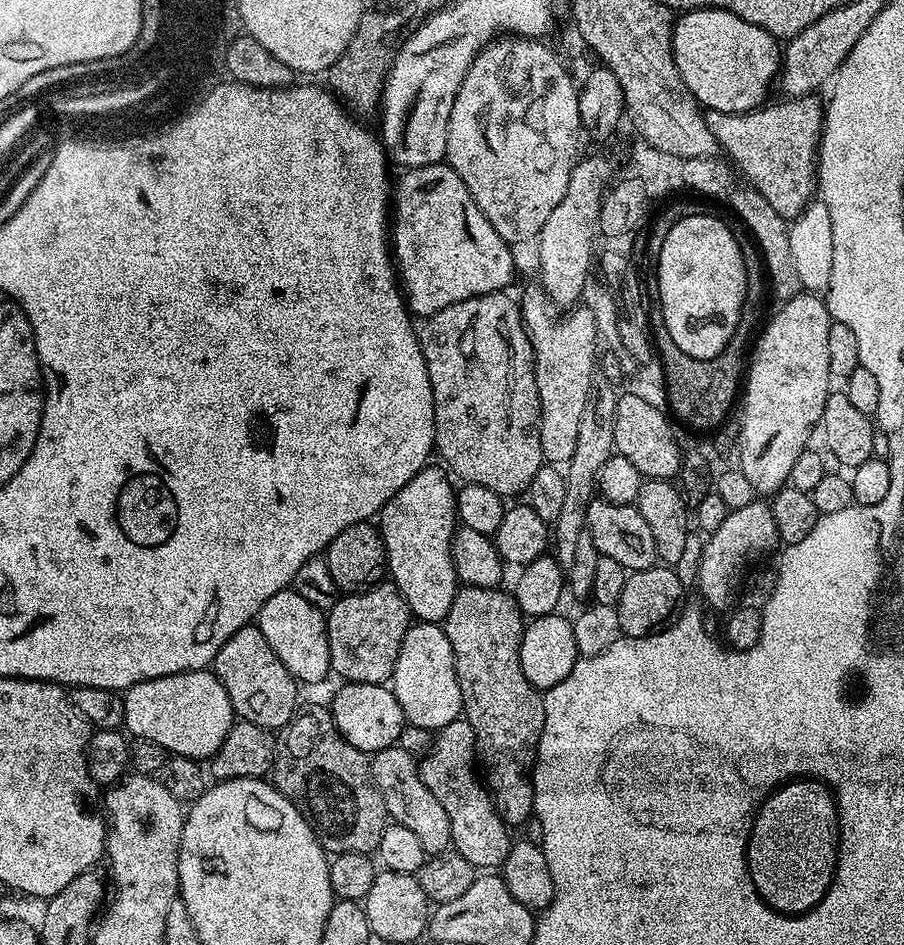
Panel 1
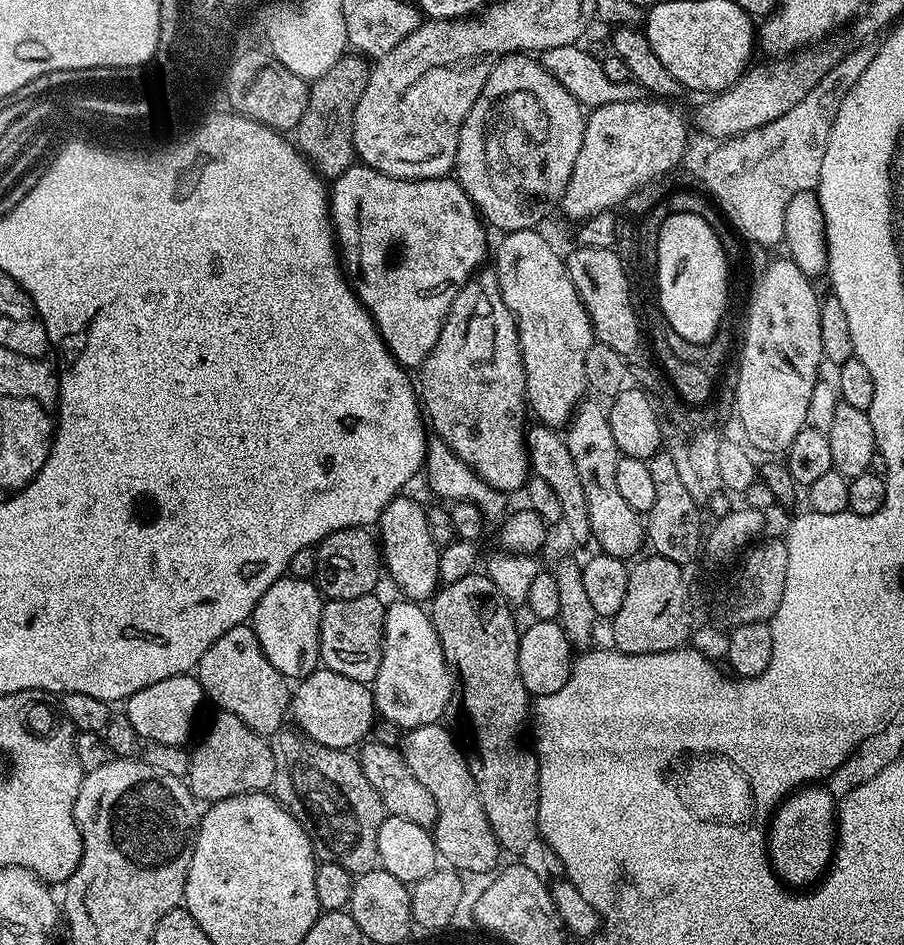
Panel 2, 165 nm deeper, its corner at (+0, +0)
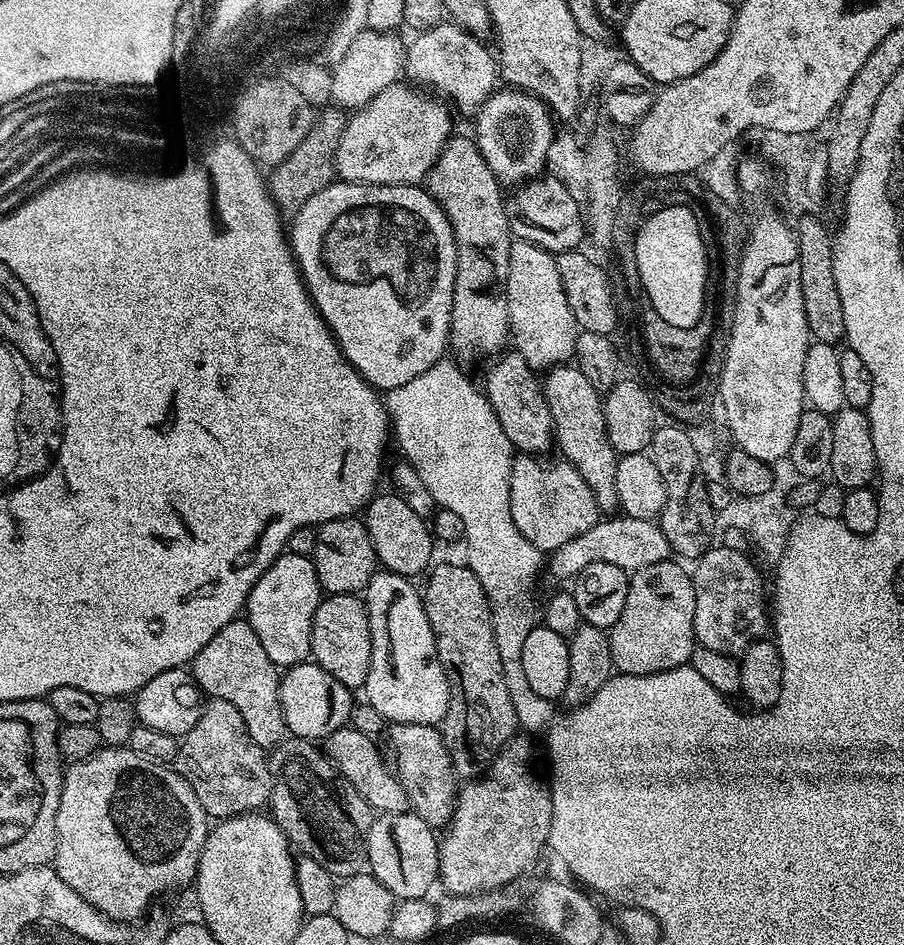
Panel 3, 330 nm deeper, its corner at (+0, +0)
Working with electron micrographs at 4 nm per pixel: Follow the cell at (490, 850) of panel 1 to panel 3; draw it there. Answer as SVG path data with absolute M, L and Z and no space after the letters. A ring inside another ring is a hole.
M389 723L386 728L387 736L387 755L402 790L406 790L411 811L421 816L433 830L443 829L452 818L458 791L456 767L446 750L443 731L435 724Z

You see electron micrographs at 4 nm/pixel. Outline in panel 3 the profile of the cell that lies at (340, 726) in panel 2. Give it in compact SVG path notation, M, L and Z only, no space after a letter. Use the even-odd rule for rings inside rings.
M315 662L296 664L280 677L280 702L282 714L293 737L313 742L323 741L334 730L351 721L354 707L353 689L342 686L334 674L322 670Z

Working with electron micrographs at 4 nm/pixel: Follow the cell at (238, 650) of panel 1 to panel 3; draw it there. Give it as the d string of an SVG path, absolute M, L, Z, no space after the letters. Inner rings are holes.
M247 619L226 622L226 626L222 626L222 630L218 630L193 658L190 671L200 685L201 693L235 706L238 714L242 714L242 722L246 722L250 738L254 738L260 748L274 749L289 735L280 702L281 669L270 662L270 654L266 654L258 634L254 634L254 626L250 626Z

